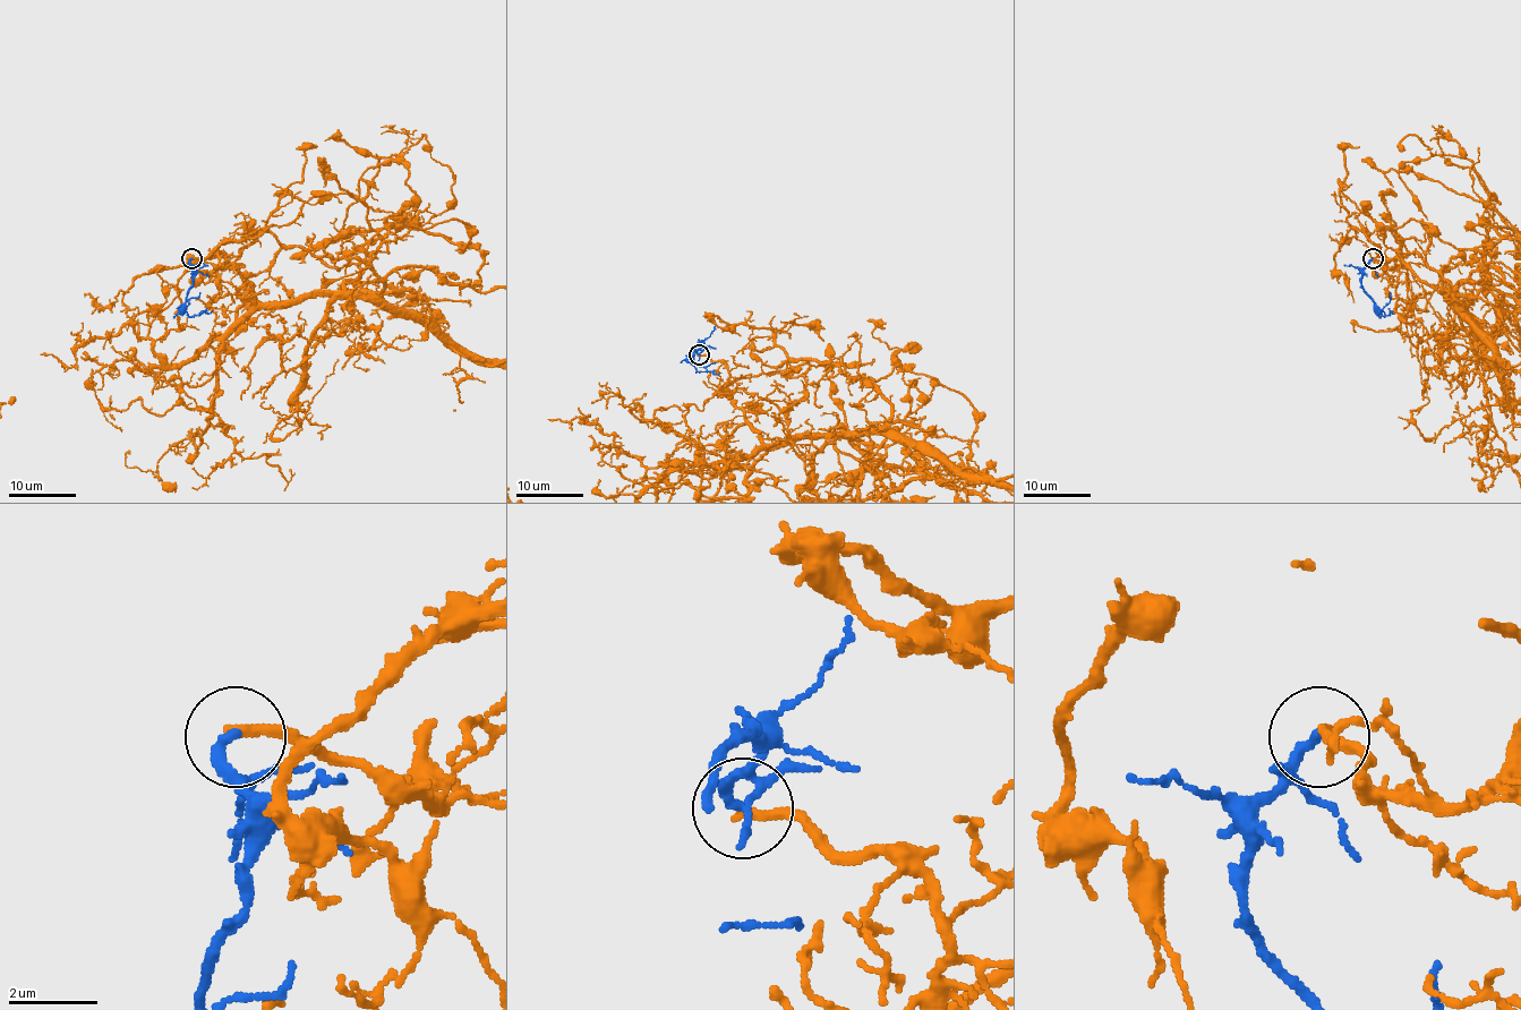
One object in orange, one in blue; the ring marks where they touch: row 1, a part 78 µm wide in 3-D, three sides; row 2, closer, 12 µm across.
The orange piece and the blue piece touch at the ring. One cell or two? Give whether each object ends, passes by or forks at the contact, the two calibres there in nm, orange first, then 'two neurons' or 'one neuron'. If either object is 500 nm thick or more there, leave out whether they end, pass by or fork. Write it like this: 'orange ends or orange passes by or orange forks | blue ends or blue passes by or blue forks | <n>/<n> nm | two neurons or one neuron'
orange ends | blue ends | 240/260 nm | one neuron

